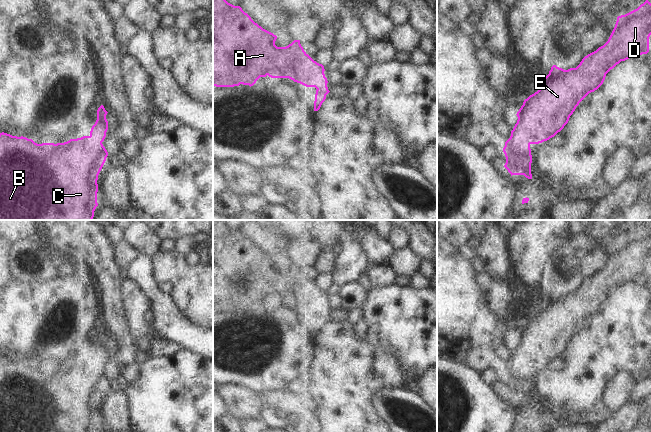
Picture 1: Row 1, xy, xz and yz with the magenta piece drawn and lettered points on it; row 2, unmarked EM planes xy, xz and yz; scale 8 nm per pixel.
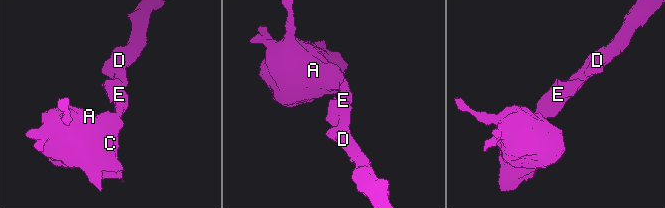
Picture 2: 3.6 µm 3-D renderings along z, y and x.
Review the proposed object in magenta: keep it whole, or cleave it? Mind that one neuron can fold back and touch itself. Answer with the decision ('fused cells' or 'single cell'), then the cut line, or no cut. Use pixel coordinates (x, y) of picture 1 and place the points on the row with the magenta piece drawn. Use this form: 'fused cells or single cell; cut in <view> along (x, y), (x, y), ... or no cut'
single cell; no cut

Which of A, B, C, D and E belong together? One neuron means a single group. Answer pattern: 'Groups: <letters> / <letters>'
Groups: A B C D E

